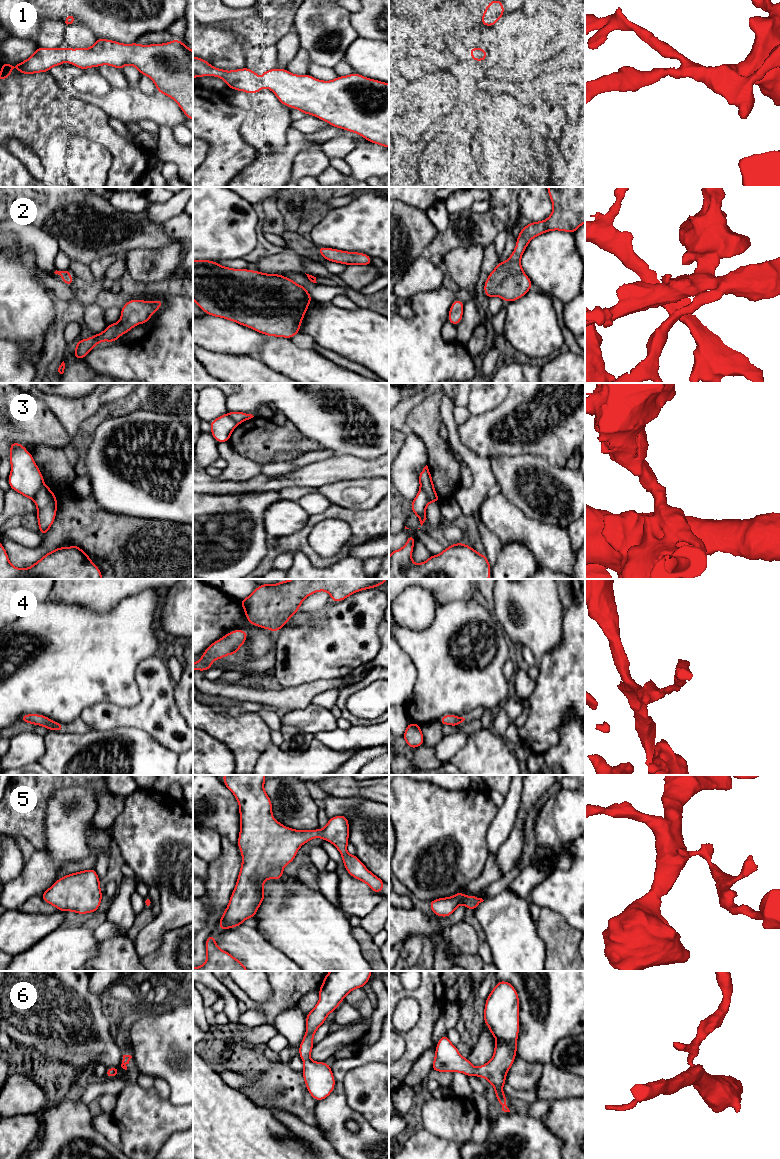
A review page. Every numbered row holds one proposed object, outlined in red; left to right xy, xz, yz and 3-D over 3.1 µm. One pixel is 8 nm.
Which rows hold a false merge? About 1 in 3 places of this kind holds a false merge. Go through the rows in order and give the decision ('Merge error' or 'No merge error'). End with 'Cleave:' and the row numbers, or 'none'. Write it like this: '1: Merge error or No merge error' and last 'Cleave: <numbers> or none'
1: No merge error
2: No merge error
3: Merge error
4: No merge error
5: No merge error
6: No merge error
Cleave: 3

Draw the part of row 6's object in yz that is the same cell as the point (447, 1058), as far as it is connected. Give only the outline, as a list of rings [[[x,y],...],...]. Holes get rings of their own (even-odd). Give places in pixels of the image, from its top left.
[[[497,981],[484,1008],[484,1023],[497,1040],[492,1059],[479,1068],[474,1067],[468,1058],[460,1055],[457,1047],[450,1042],[447,1034],[444,1034],[436,1045],[432,1071],[461,1072],[468,1077],[487,1079],[494,1087],[502,1111],[510,1112],[502,1086],[506,1083],[506,1073],[512,1067],[517,1052],[519,1009],[518,993],[512,984]]]

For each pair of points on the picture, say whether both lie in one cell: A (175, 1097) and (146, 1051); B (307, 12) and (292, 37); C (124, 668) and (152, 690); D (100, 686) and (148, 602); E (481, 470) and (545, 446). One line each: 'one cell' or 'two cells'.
A: one cell
B: two cells
C: two cells
D: one cell
E: two cells

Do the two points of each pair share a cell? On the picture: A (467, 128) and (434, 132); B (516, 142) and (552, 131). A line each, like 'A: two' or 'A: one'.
A: one
B: two

